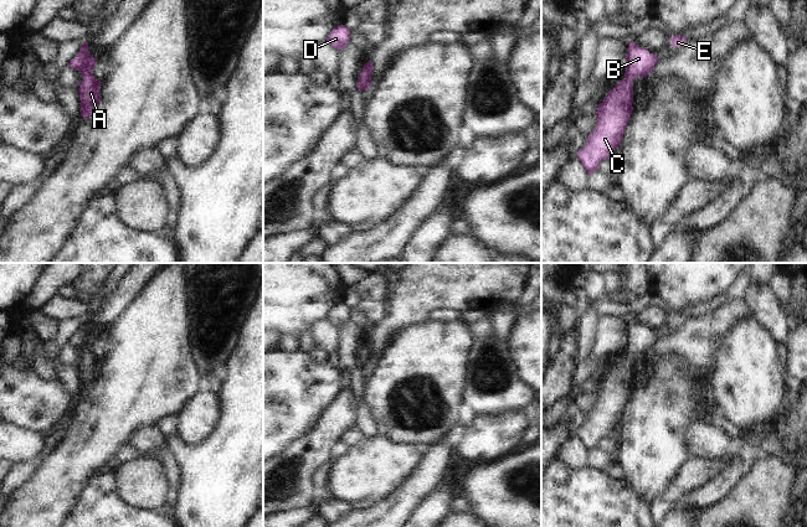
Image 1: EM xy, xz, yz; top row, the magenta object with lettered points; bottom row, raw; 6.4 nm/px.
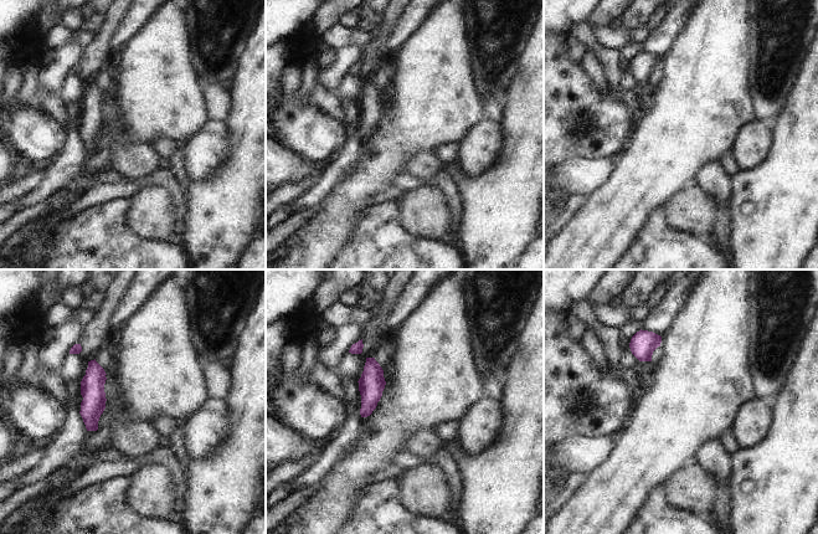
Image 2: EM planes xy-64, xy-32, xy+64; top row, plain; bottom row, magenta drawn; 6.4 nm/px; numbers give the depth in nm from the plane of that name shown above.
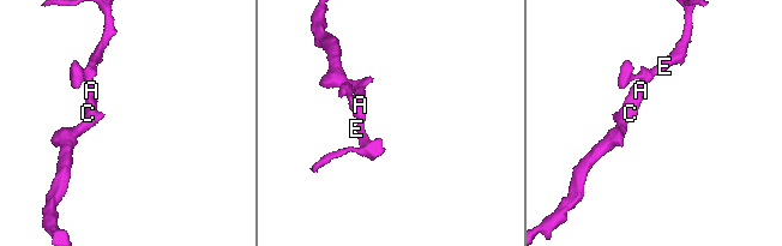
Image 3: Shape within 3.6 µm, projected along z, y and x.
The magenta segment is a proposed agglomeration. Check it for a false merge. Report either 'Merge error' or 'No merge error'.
No merge error

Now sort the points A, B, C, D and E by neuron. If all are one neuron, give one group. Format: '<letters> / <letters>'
A B C D E

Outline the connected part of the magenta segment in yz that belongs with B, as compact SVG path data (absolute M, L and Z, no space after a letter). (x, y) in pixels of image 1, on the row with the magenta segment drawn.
M628 42L624 78L611 89L596 108L597 124L577 157L591 175L621 145L633 107L633 79L647 77L659 60L644 47Z

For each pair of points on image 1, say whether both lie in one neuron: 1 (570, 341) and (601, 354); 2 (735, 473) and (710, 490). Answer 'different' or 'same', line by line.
1: different
2: same

